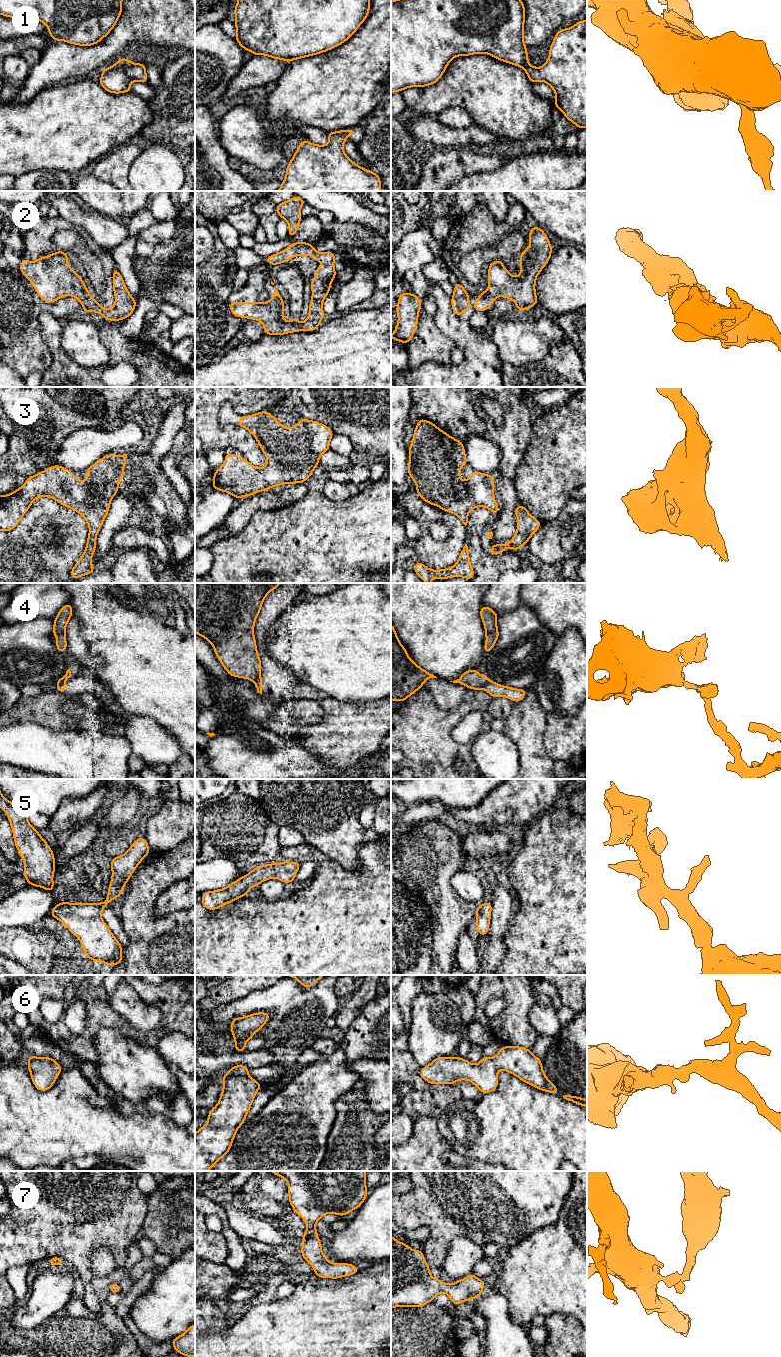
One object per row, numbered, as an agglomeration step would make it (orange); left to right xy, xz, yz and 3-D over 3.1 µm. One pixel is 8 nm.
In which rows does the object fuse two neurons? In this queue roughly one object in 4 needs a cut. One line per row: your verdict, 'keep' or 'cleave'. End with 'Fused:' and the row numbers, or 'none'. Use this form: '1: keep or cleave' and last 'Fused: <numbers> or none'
1: keep
2: keep
3: keep
4: cleave
5: keep
6: keep
7: keep
Fused: 4

